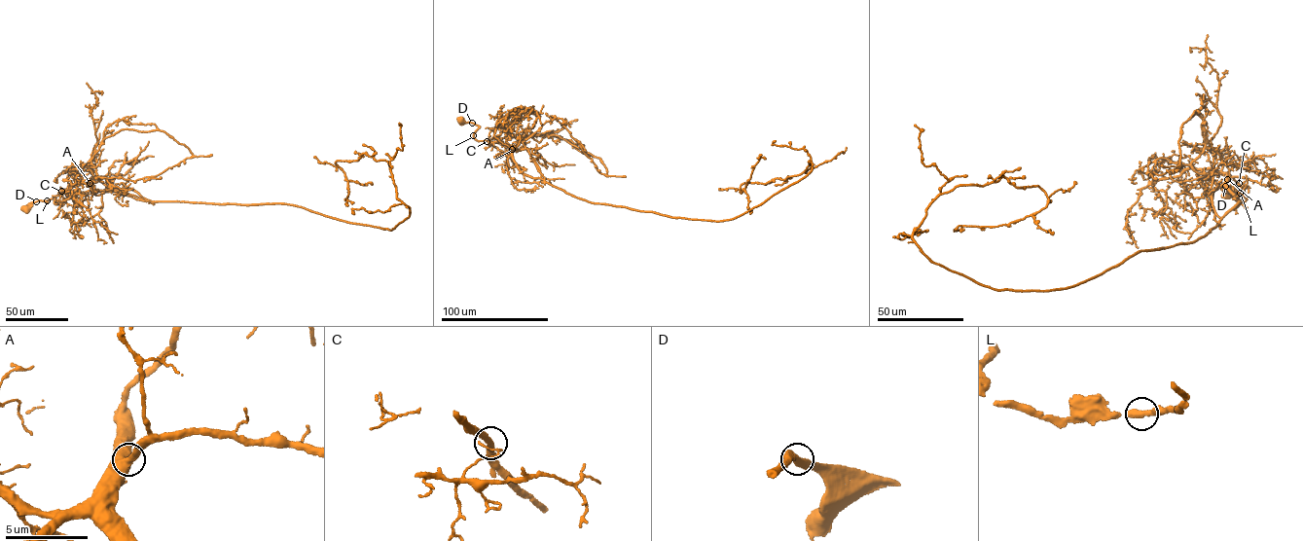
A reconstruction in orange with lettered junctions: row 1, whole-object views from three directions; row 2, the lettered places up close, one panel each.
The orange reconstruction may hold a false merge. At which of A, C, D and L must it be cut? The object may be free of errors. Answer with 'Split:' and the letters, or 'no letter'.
Split: no letter

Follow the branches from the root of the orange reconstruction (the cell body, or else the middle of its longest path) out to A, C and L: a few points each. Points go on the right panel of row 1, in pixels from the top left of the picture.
A: (1228, 194), (1228, 188), (1223, 186), (1224, 191), (1230, 193), (1245, 191), (1228, 174), (1227, 179)
C: (1228, 194), (1228, 188), (1223, 186), (1224, 191), (1230, 193), (1244, 192), (1239, 183)
L: (1228, 194), (1228, 188), (1223, 186), (1224, 191), (1240, 193)

